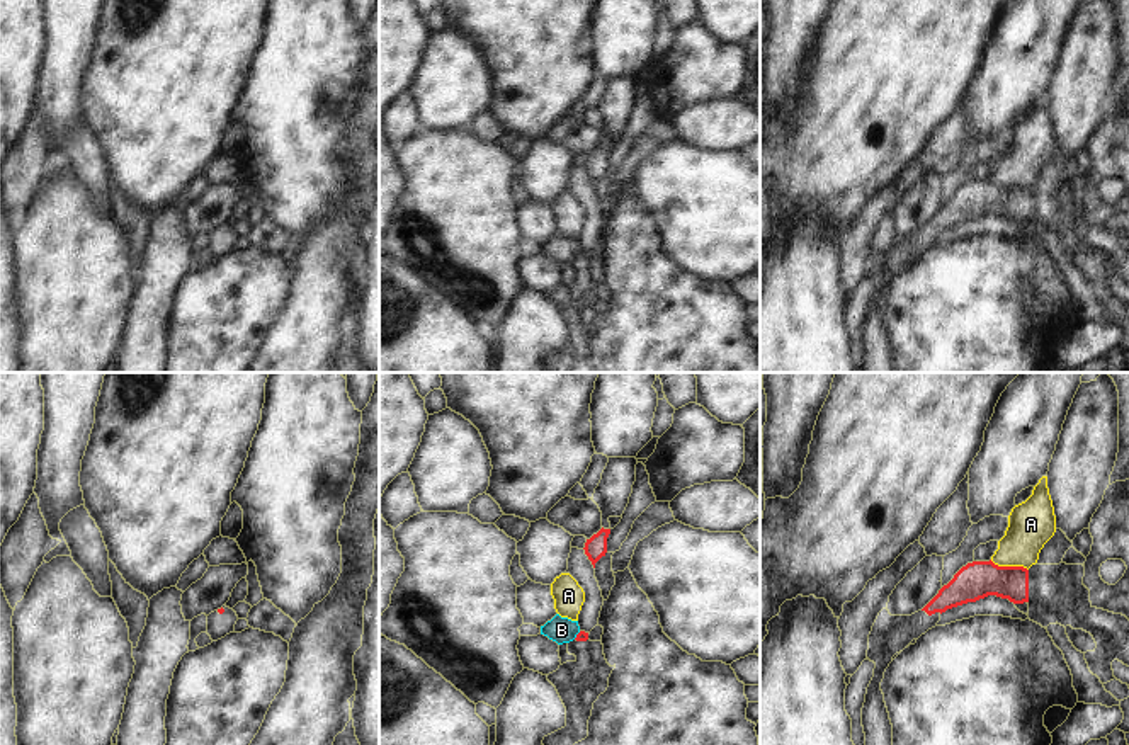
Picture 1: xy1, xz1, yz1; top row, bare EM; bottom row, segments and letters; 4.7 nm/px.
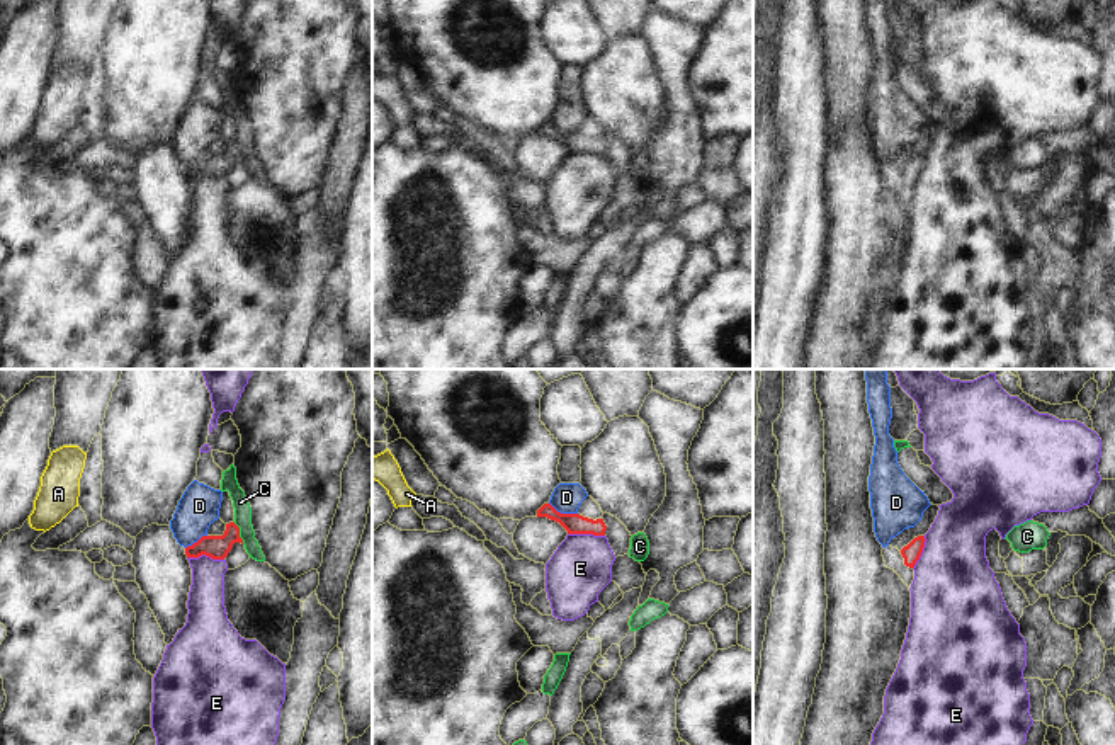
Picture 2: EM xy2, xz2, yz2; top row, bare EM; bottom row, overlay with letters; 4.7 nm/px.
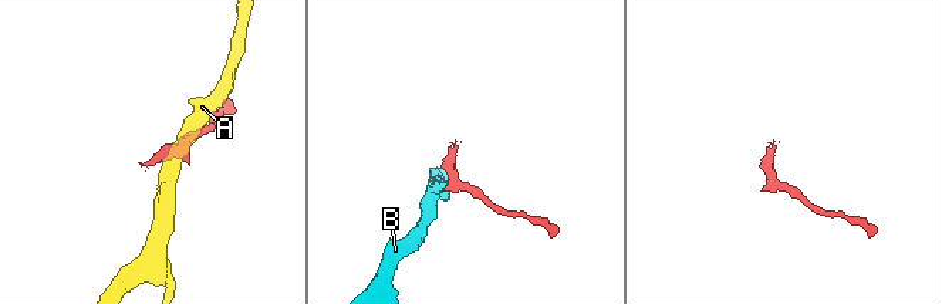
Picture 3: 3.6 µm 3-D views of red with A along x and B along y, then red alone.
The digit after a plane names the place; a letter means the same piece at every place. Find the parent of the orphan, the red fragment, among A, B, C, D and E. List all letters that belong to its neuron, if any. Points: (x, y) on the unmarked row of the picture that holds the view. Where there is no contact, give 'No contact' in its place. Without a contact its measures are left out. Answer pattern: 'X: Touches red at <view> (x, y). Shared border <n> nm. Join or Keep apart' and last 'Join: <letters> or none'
A: Touches red at yz1 (1009, 186). Shared border 190 nm. Keep apart
B: Touches red at xz1 (577, 254). Shared border 50 nm. Keep apart
C: Touches red at xy2 (238, 152). Shared border 120 nm. Keep apart
D: Touches red at xz2 (563, 133). Shared border 150 nm. Keep apart
E: Touches red at xy2 (206, 174). Shared border 180 nm. Keep apart
Join: none.

